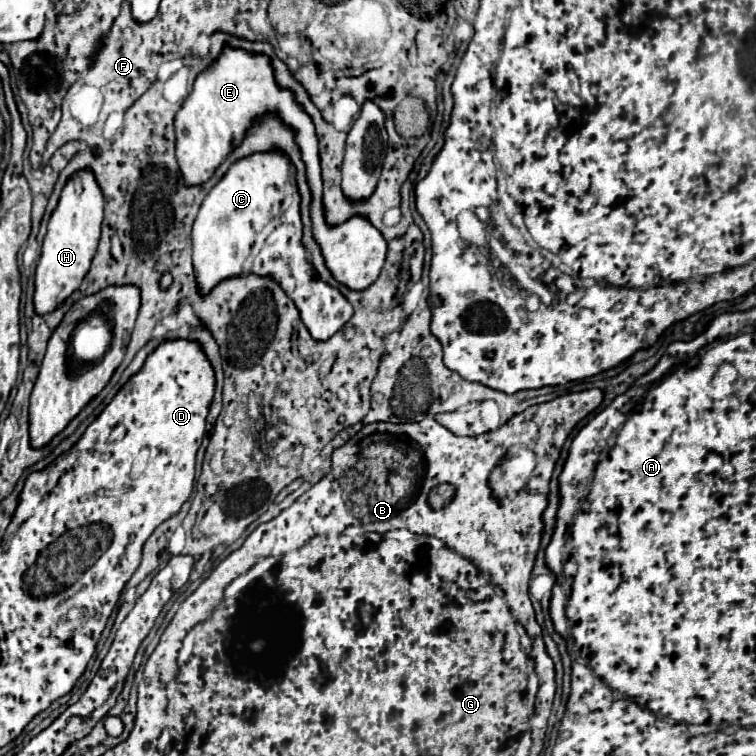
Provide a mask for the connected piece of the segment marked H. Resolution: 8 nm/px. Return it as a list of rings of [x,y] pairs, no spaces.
[[[81,171],[73,175],[59,199],[57,209],[51,215],[49,231],[43,241],[43,251],[37,261],[35,271],[35,313],[45,315],[63,305],[63,301],[79,289],[83,275],[87,275],[91,267],[91,259],[95,257],[99,235],[103,221],[103,193],[91,171]]]

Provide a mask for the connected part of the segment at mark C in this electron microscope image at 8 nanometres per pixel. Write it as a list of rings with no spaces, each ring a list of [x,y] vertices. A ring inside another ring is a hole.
[[[279,151],[253,153],[231,165],[225,177],[205,197],[193,223],[191,239],[193,271],[201,295],[207,295],[223,279],[253,273],[271,277],[283,287],[315,341],[331,339],[353,317],[351,303],[335,287],[319,281],[301,245],[295,169]]]

